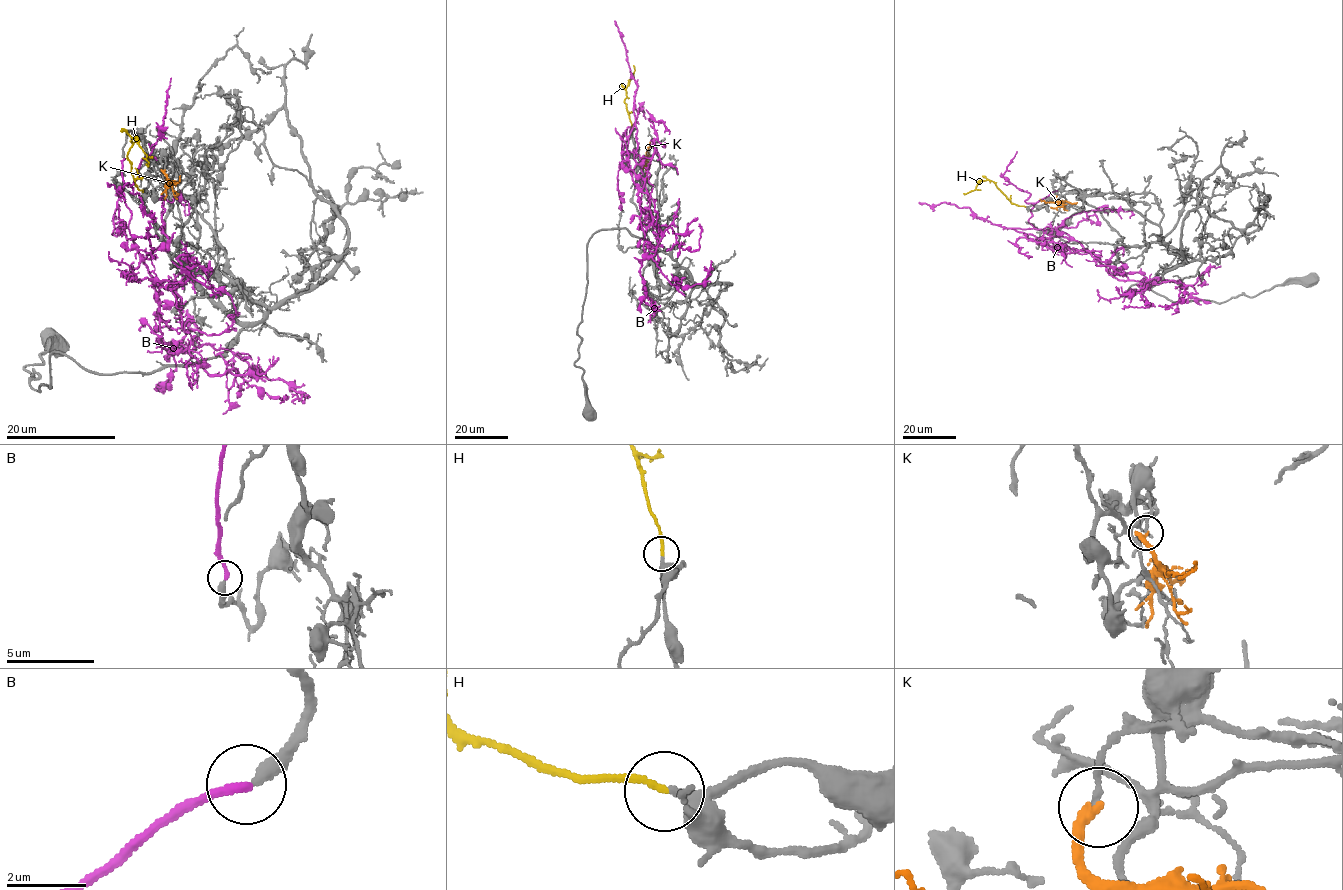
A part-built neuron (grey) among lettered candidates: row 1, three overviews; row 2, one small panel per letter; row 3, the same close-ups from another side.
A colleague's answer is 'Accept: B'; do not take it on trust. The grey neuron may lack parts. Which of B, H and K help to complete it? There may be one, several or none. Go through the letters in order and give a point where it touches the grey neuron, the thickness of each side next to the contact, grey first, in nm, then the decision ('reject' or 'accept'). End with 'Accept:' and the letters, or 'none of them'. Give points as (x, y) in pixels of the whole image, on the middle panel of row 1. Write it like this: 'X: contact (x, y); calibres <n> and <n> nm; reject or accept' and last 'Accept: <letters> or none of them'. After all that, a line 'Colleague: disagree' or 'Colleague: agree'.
B: contact (623, 159); calibres 340 and 240 nm; reject
H: contact (632, 127); calibres 260 and 180 nm; accept
K: contact (642, 158); calibres 140 and 280 nm; reject
Accept: H
Colleague: disagree

